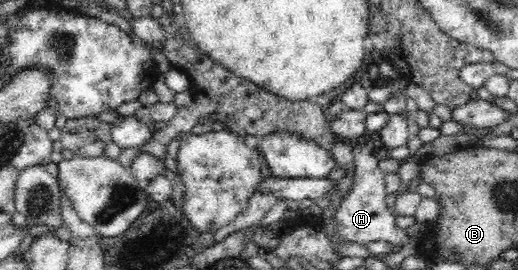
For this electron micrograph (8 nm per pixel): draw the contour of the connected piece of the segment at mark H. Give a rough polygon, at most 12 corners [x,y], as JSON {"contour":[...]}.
{"contour":[[355,146],[351,194],[337,208],[337,230],[359,244],[409,234],[385,203],[385,174],[373,146]]}

